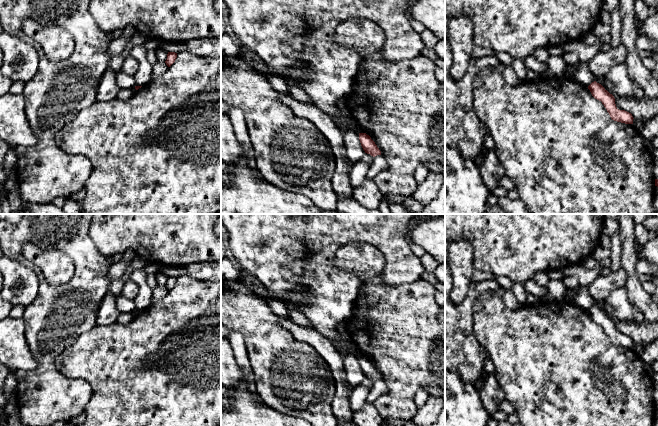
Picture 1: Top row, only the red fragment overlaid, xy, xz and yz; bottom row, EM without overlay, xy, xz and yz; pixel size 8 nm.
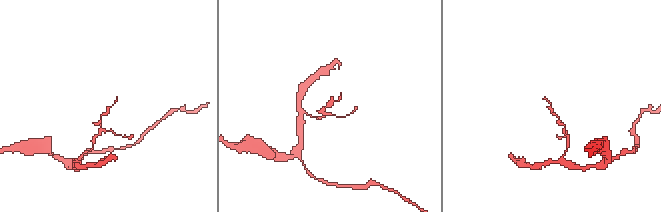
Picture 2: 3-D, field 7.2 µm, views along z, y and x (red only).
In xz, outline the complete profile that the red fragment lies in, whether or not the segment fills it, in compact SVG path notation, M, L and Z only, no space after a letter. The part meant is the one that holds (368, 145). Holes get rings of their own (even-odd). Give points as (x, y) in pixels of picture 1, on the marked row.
M359 133L359 140L365 153L370 154L373 157L381 155L381 151L369 135L366 133Z

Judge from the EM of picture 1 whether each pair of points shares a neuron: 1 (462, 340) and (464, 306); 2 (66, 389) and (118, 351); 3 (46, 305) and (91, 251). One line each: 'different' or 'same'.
1: same
2: different
3: same

